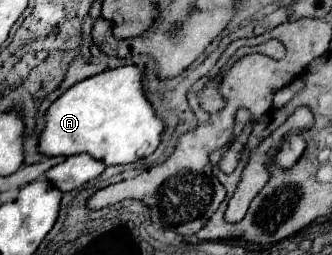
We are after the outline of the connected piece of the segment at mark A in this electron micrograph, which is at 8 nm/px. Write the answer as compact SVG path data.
M124 65L88 77L62 93L46 113L46 127L40 135L40 153L46 157L88 153L106 165L134 163L156 151L164 135L164 121L146 97L144 69Z

